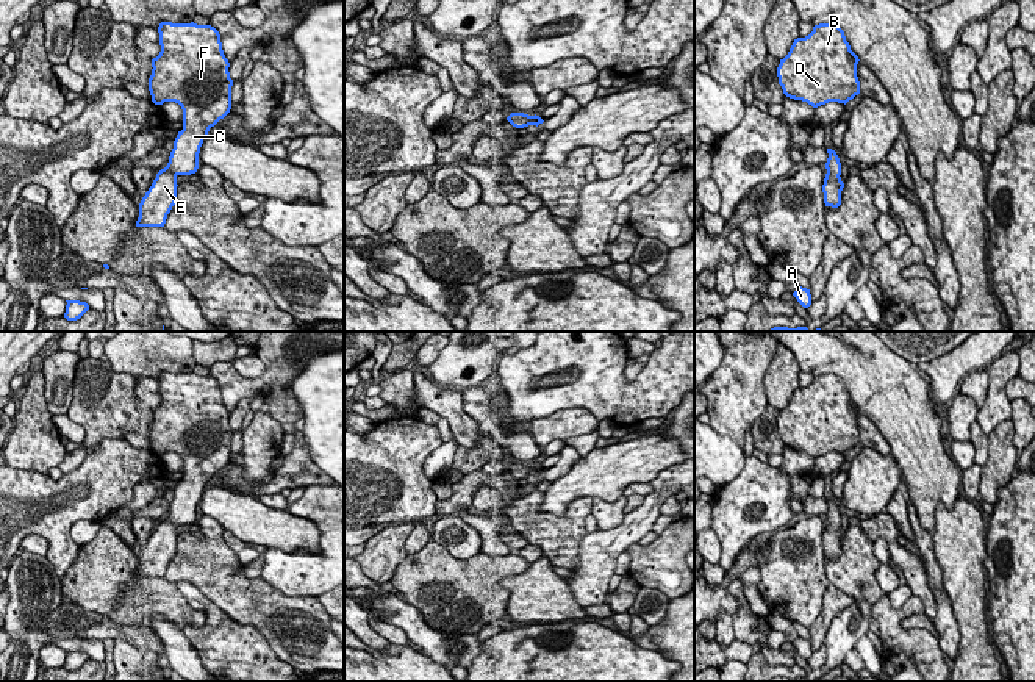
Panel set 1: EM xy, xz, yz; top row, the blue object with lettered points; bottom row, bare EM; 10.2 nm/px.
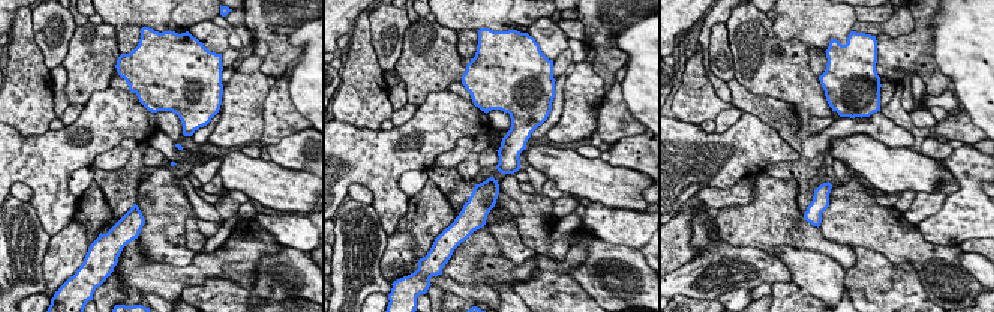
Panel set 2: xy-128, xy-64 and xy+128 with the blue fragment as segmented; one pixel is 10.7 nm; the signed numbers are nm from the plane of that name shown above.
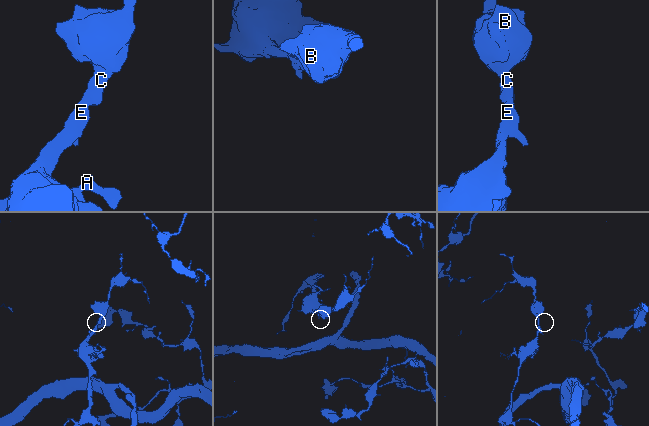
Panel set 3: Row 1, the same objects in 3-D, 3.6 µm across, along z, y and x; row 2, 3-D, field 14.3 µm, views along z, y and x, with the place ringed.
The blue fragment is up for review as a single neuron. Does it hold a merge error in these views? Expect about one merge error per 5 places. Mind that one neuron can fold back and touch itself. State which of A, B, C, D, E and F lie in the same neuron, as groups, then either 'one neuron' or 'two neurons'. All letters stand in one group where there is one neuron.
A B C D E F | one neuron

